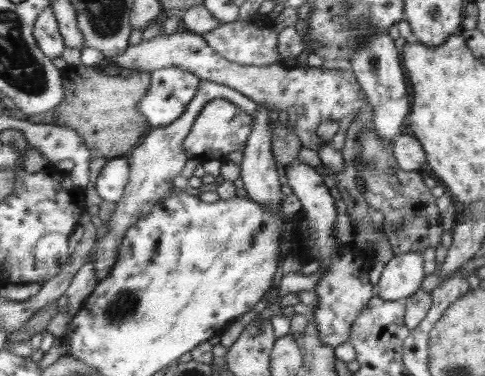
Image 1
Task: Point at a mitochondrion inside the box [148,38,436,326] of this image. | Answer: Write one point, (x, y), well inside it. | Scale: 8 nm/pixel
(375, 62)

